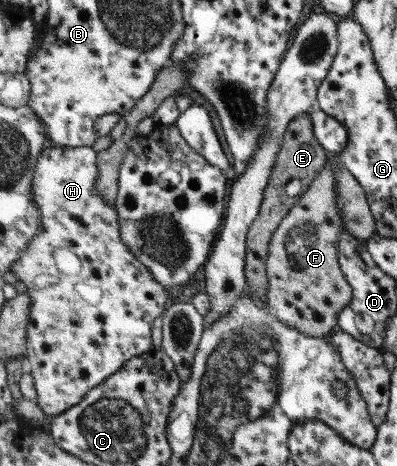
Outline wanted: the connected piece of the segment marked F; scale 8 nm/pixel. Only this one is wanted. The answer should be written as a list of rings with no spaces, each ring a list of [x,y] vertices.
[[[329,153],[328,161],[326,161],[326,167],[319,172],[314,183],[304,193],[298,204],[283,218],[281,224],[274,233],[274,238],[270,243],[270,251],[267,264],[267,273],[269,278],[268,287],[268,304],[274,311],[274,315],[283,322],[283,324],[301,330],[309,337],[323,337],[331,335],[333,332],[339,330],[339,314],[347,308],[347,306],[354,300],[354,289],[347,279],[346,273],[342,270],[338,256],[338,239],[343,231],[351,232],[357,239],[366,242],[370,237],[375,236],[376,233],[376,219],[374,213],[371,211],[370,203],[364,190],[364,187],[357,181],[357,178],[343,165],[338,154]]]

